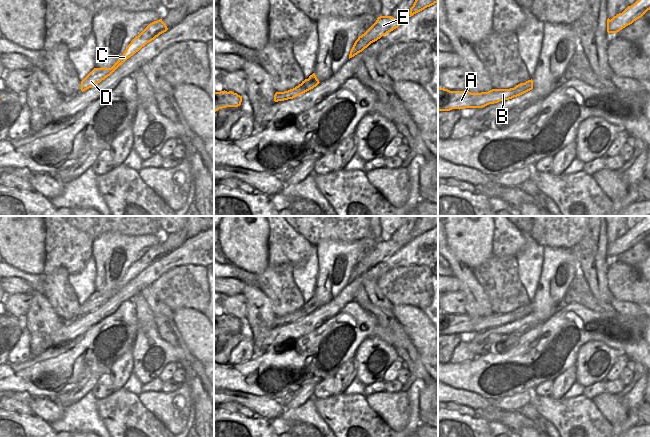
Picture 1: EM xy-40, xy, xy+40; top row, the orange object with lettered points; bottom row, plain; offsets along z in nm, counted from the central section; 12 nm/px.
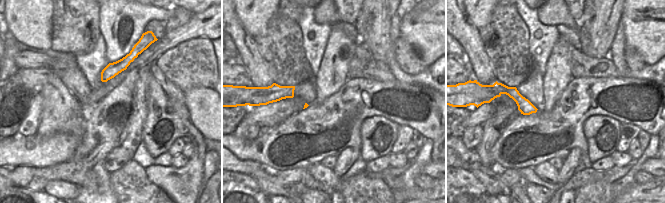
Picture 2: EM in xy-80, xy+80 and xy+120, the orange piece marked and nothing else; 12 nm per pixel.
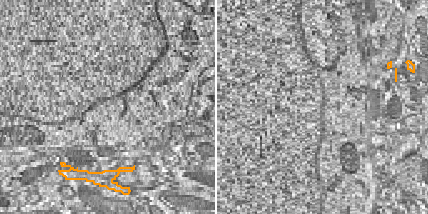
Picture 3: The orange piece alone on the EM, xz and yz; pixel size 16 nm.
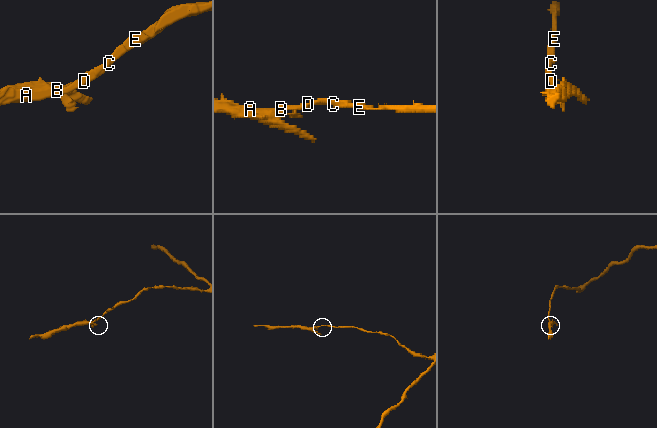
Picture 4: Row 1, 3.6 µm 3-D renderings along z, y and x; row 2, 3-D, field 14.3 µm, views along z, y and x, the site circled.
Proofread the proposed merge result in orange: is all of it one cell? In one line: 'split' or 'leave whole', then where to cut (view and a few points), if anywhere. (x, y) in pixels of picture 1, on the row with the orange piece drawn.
split; cut in xy+40 along (514, 88), (514, 92), (508, 98)

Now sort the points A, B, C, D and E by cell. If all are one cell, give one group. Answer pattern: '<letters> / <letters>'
A B / C D E

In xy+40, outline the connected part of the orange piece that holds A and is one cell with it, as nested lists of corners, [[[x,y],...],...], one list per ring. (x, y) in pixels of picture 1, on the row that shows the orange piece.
[[[438,88],[438,111],[450,111],[452,109],[482,108],[489,104],[509,100],[514,88],[492,89],[488,92],[471,93],[464,91],[450,91]]]

